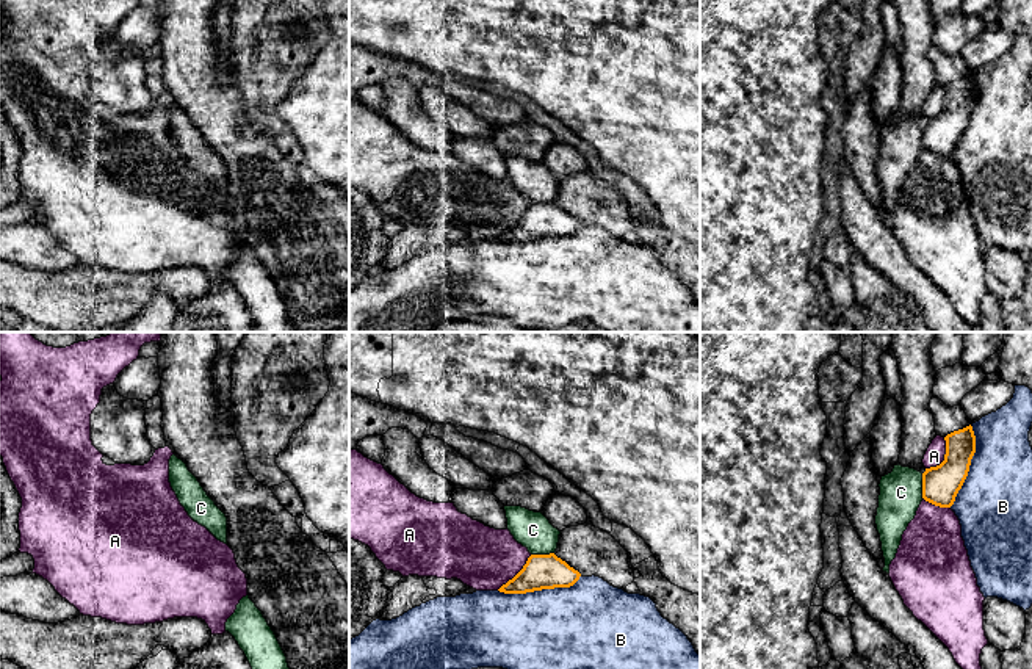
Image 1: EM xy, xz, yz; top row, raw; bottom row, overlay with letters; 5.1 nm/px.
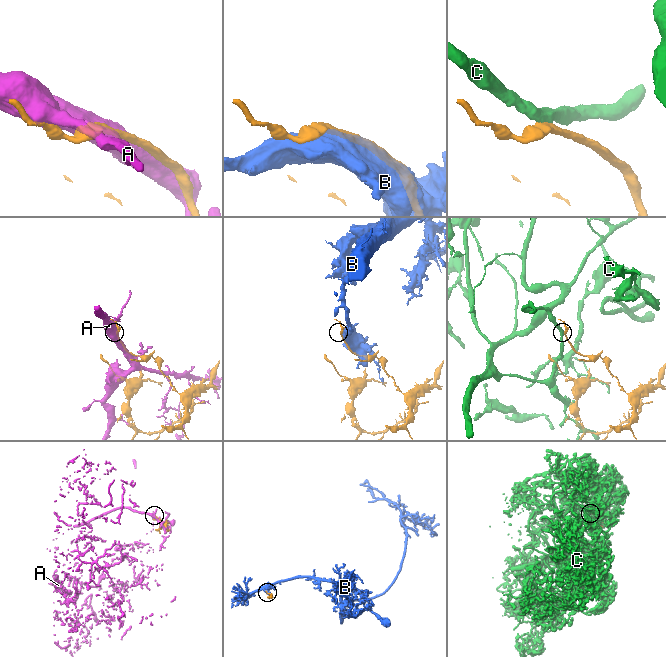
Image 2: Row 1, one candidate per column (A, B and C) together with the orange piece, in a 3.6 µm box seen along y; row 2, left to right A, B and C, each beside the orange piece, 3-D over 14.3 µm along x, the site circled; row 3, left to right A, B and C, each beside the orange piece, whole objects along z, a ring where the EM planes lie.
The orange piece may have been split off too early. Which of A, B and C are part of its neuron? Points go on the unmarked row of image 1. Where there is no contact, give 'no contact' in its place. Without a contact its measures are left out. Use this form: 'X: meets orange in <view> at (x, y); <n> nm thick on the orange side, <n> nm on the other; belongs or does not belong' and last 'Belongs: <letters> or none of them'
A: meets orange in yz at (945, 107); 190 nm thick on the orange side, 100 nm on the other; does not belong
B: meets orange in xz at (539, 238); 180 nm thick on the orange side, 460 nm on the other; does not belong
C: meets orange in yz at (923, 135); 190 nm thick on the orange side, 220 nm on the other; does not belong
Belongs: none of them

